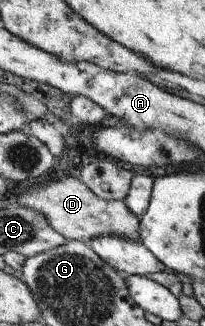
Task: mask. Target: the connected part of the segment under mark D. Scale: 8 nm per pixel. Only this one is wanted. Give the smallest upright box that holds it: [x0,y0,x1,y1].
[17,174,138,241]

